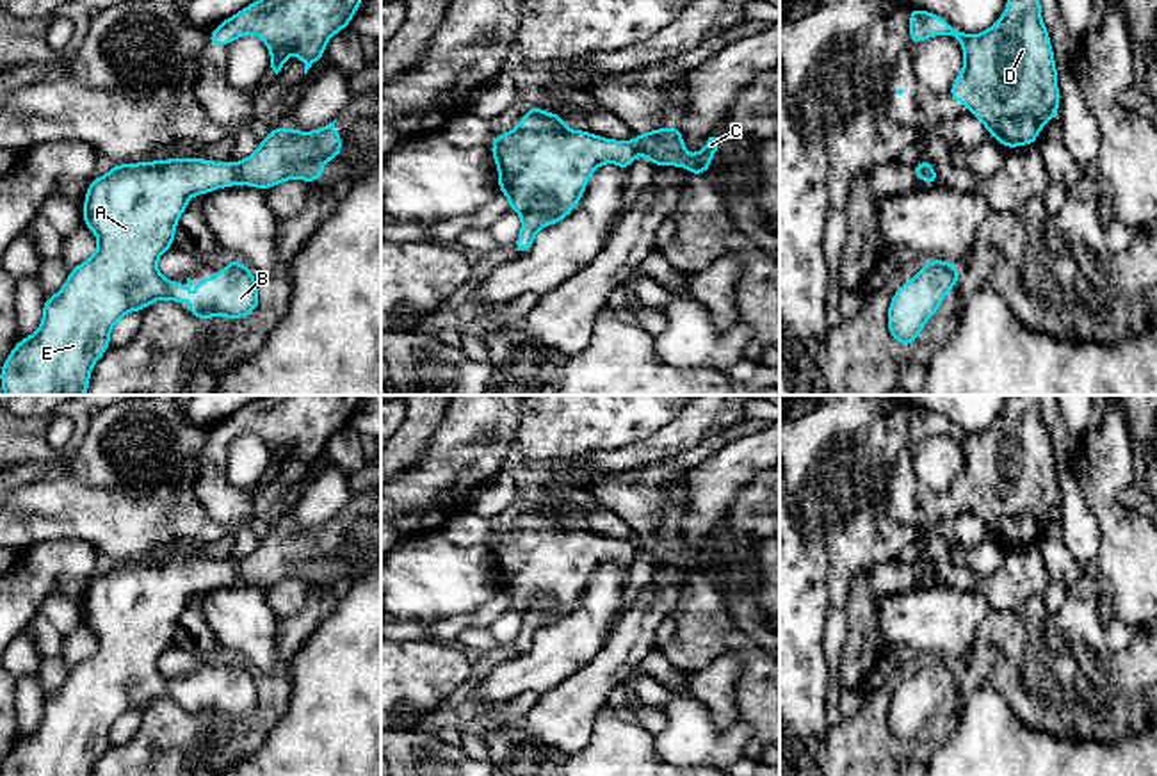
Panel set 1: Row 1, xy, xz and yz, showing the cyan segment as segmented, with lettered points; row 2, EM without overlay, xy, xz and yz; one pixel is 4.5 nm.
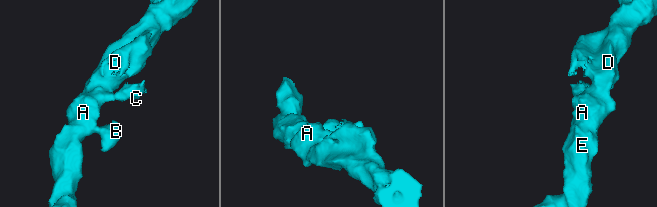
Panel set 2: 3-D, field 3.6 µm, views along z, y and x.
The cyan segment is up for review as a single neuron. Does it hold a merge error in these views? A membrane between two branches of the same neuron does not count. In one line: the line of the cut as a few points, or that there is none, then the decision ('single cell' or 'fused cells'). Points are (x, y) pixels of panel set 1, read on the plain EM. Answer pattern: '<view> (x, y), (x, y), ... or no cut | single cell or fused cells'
xy (234, 563), (239, 581) | fused cells

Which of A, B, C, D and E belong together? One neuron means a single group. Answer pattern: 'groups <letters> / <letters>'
groups A B D E / C

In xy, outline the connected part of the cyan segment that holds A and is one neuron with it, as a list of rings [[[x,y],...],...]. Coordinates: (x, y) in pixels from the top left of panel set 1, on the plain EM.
[[[169,557],[135,562],[114,562],[114,566],[91,578],[82,605],[84,619],[98,637],[96,651],[78,662],[69,673],[62,687],[44,698],[43,719],[36,732],[16,740],[14,748],[0,767],[0,776],[91,776],[94,762],[110,746],[110,728],[128,712],[142,710],[158,698],[169,698],[176,703],[187,701],[189,714],[201,721],[210,715],[244,717],[260,705],[260,694],[255,673],[240,659],[226,659],[222,671],[212,673],[208,678],[198,676],[198,698],[189,701],[192,678],[187,676],[187,687],[176,680],[166,678],[158,671],[158,657],[166,648],[174,646],[174,630],[187,602],[192,594],[208,593],[222,586],[239,584],[235,562],[214,561],[205,557]]]

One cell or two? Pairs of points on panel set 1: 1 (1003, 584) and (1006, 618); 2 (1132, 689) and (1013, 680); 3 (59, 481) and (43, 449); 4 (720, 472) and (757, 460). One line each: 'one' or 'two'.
1: two
2: one
3: two
4: one

